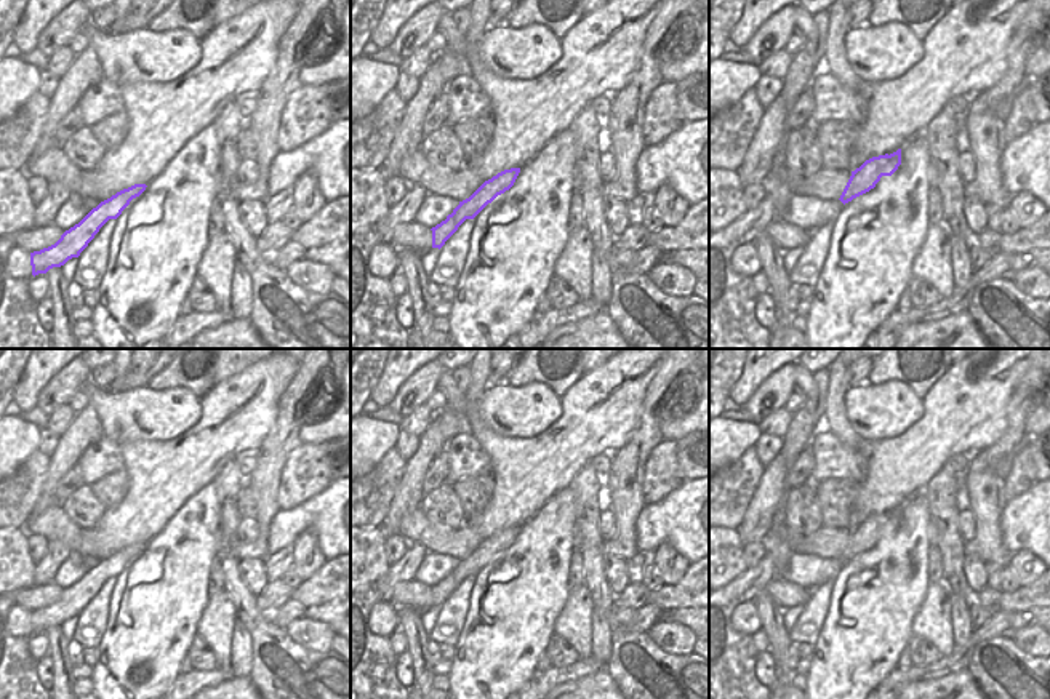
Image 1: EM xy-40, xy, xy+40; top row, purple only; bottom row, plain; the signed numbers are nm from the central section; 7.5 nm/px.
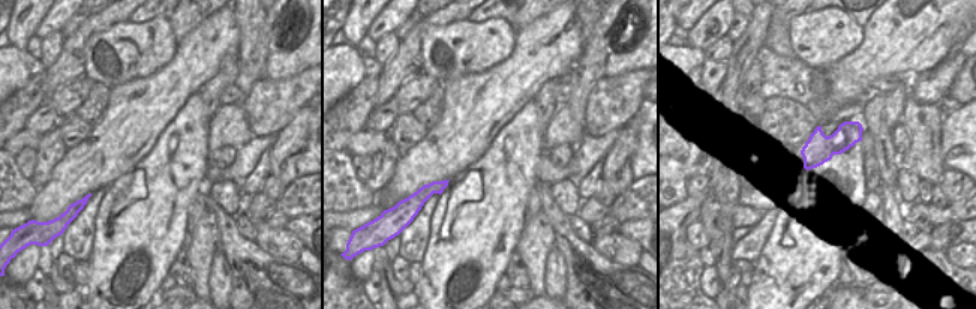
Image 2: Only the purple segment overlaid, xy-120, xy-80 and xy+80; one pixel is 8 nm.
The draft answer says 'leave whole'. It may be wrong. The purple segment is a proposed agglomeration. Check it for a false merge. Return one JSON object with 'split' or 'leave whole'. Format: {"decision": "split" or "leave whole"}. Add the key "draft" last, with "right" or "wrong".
{"decision": "leave whole", "draft": "right"}

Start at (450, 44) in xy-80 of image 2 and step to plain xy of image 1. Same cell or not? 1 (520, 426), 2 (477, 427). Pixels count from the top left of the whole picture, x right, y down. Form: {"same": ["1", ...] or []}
{"same": ["1"]}

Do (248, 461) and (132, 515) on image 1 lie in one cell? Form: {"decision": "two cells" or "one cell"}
{"decision": "two cells"}

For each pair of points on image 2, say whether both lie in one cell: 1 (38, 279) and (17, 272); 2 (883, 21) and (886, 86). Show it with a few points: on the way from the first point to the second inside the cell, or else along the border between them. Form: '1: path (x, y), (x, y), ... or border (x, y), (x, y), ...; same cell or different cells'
1: border (38, 267), (23, 285); different cells
2: border (904, 77), (879, 77), (870, 86), (867, 96); different cells

